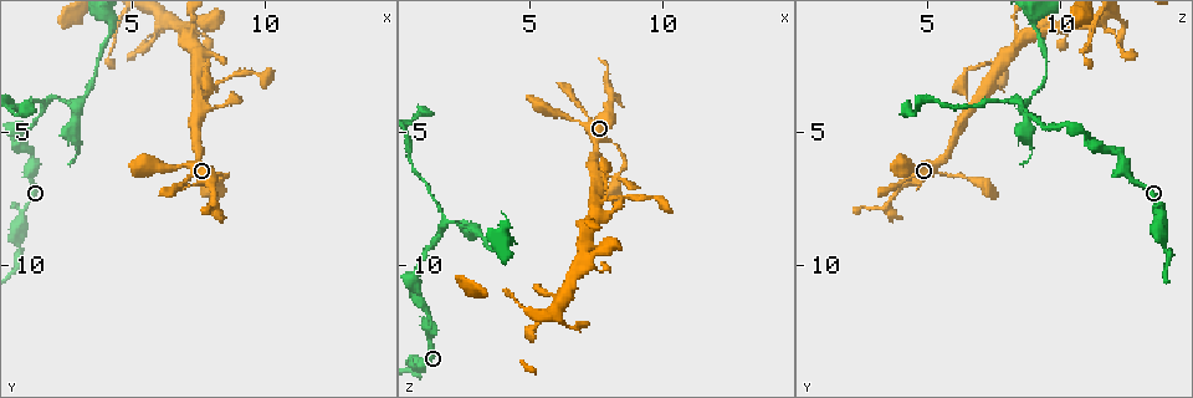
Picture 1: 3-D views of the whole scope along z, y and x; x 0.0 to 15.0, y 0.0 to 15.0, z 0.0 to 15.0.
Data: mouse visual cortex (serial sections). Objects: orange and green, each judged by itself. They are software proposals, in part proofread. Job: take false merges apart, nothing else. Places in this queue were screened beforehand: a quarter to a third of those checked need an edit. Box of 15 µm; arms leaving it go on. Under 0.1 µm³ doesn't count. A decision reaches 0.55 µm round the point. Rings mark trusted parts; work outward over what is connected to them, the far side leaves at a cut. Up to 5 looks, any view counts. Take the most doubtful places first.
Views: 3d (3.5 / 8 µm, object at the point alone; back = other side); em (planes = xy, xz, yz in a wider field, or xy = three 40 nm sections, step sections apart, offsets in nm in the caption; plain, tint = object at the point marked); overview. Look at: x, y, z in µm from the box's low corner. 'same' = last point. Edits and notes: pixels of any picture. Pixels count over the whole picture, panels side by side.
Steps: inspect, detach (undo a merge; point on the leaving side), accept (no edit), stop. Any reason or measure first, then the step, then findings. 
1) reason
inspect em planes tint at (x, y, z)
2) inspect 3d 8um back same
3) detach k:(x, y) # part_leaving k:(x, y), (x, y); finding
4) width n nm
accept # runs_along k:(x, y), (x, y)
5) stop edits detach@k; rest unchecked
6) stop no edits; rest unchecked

thick turns thin
inspect 3d 3.5um at (1.3, 5.8, 12.3)

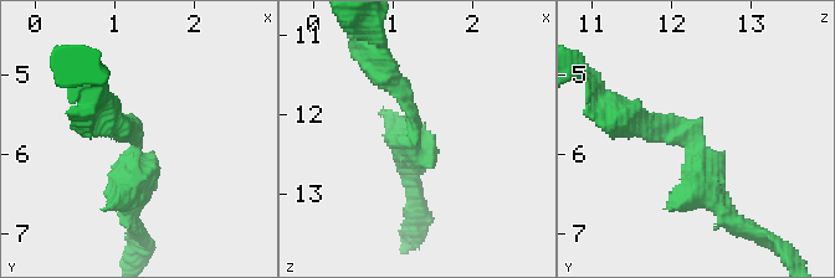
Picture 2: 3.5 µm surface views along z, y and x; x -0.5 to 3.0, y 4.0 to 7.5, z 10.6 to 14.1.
arm_widths 250, 250 nm; shape alone is not enough
inspect em xy step 3 tint at (1.25, 5.90, 12.25)

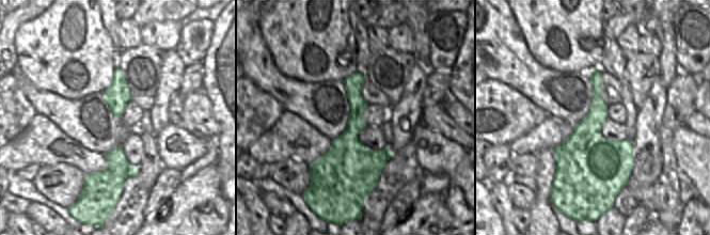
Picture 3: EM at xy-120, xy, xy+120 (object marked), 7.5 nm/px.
accept # runs_along 2:(727, 217), (702, 149), (629, 114); one cell here

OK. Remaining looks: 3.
abrupt turn
inspect 3d 3.5um back at (8.0, 7.8, 3.5)

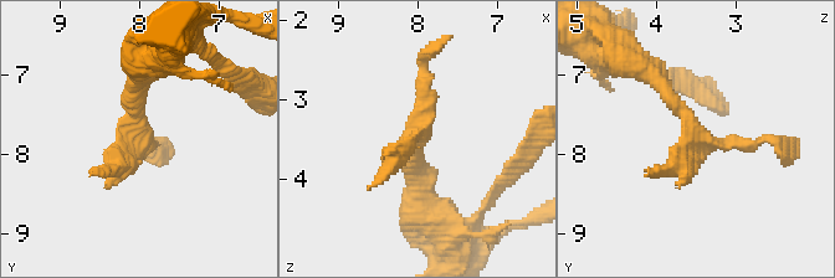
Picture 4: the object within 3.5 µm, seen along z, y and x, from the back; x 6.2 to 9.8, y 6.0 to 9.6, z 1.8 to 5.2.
need the tissue
inspect em xy step 5 tint at (8.05, 7.70, 3.45)

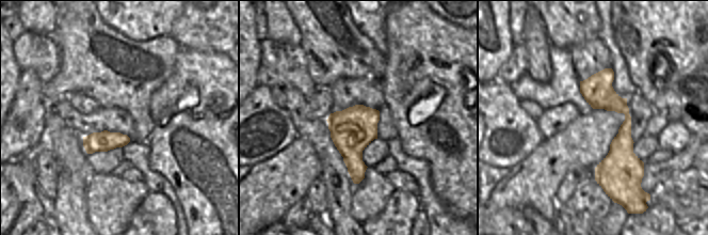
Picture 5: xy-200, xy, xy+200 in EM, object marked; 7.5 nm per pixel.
accept # runs_along 4:(139, 70), (136, 150), (97, 173); continuous, no second cell

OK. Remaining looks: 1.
stop no edits; rest unchecked

